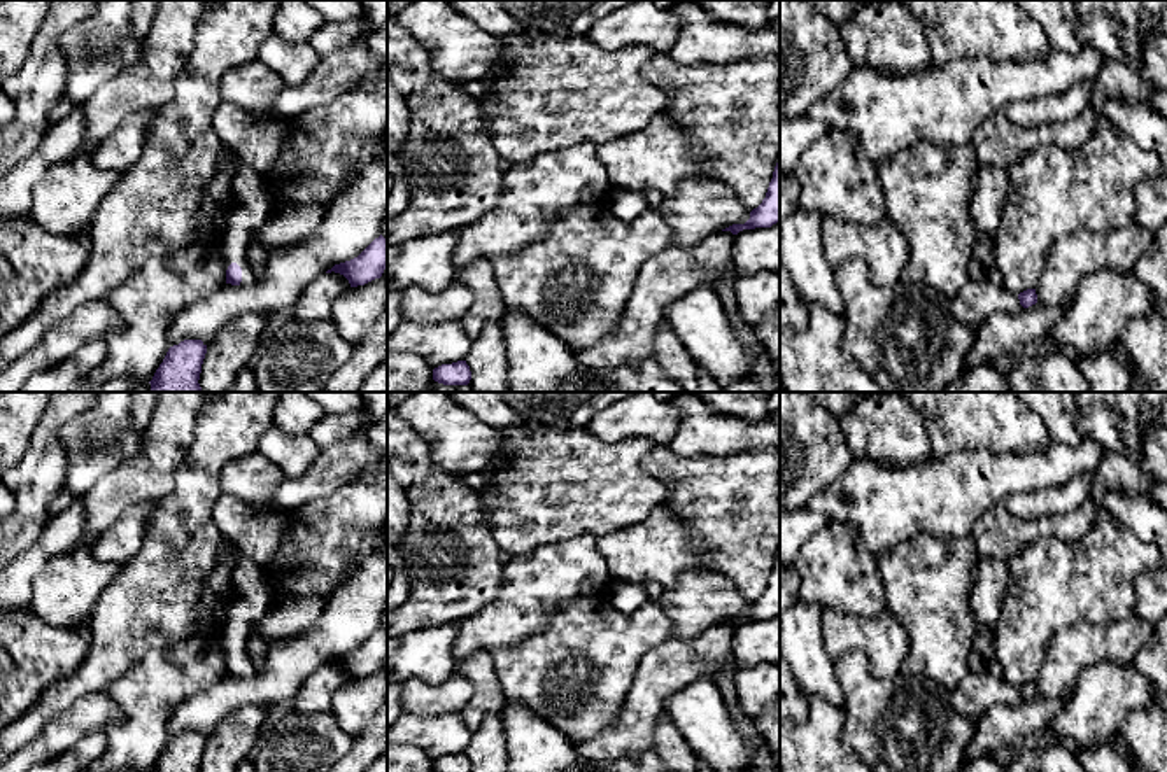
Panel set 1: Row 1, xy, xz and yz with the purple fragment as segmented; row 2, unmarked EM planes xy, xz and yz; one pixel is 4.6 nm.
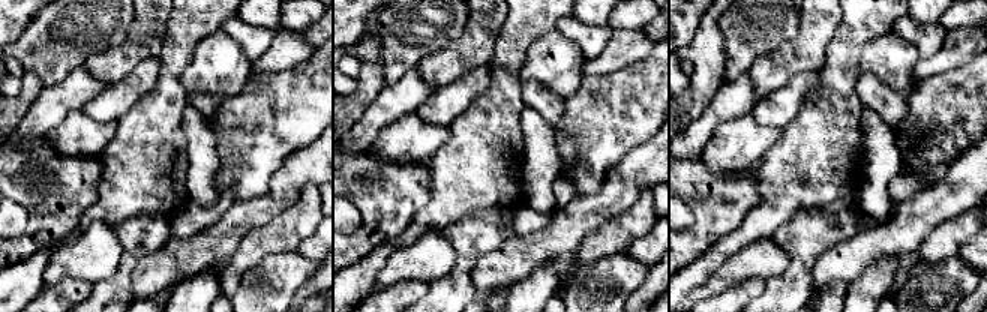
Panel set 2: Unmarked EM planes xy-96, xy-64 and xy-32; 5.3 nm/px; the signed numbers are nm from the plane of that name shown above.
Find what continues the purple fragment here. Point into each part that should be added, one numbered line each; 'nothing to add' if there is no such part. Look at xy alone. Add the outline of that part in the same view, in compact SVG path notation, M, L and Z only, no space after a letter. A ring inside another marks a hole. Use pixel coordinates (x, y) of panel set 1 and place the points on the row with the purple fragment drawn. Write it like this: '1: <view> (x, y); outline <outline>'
1: xy (251, 205); outline M231 154L235 170L230 184L230 212L224 217L221 254L224 268L237 263L242 268L245 285L254 280L254 271L247 263L251 235L261 229L273 214L273 201L261 173L249 168L237 154Z

